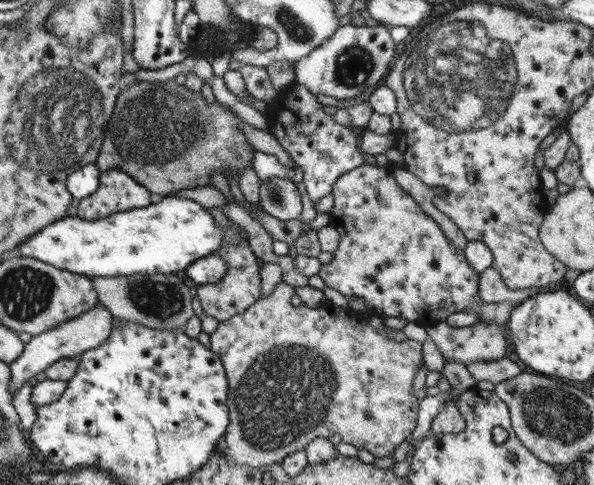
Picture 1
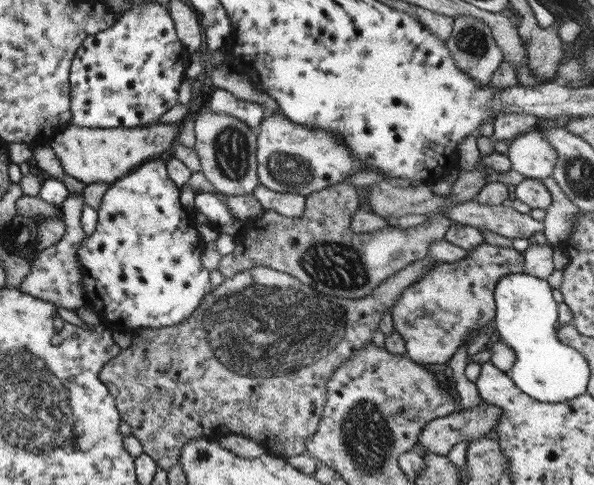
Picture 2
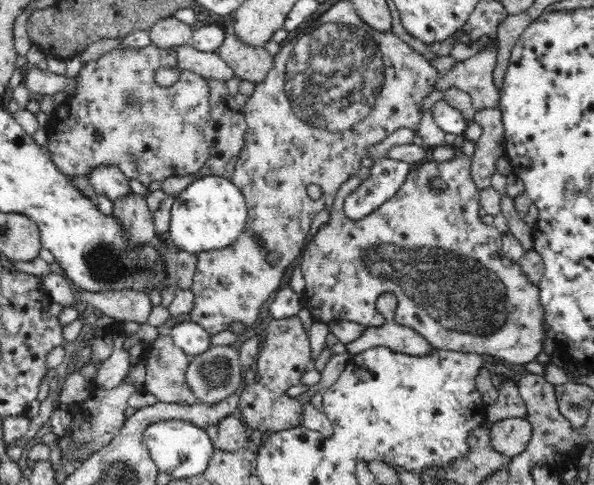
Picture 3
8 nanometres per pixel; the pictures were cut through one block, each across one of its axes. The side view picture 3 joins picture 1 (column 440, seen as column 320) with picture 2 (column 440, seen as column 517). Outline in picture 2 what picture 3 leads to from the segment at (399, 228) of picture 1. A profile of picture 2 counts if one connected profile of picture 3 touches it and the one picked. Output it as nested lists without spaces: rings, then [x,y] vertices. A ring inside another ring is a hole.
[[[479,243],[460,261],[434,264],[420,280],[407,286],[390,308],[392,329],[400,333],[405,355],[423,366],[443,364],[470,337],[473,339],[495,317],[493,292],[497,282],[524,268],[522,253],[513,247]]]

